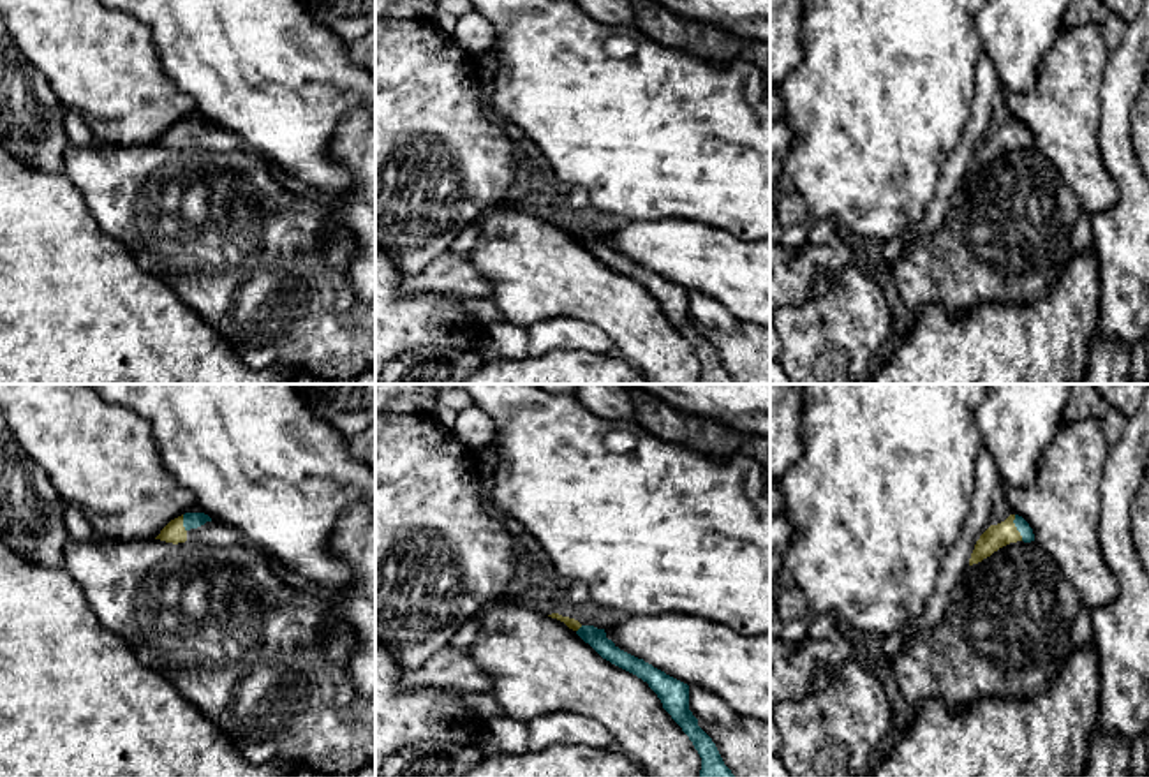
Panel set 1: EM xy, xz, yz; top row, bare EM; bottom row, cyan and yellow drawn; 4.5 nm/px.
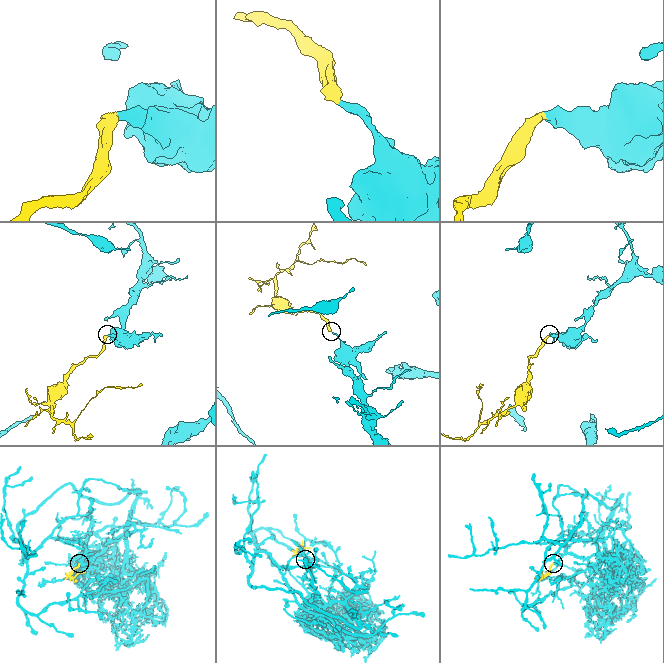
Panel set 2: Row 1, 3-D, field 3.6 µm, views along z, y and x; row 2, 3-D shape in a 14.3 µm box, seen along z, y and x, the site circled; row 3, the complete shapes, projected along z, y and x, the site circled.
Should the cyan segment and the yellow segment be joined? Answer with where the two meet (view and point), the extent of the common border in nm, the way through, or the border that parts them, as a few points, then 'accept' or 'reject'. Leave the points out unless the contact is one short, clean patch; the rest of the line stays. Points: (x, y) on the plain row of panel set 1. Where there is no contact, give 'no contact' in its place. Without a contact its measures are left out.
meets cyan in yz at (1015, 131); contact 130 nm long; runs through yz (1021, 129), (1015, 131), (996, 141); accept

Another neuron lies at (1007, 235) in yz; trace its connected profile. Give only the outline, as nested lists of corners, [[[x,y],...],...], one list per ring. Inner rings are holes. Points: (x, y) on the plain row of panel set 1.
[[[1036,146],[1010,148],[969,171],[952,194],[943,224],[904,247],[892,263],[895,289],[916,314],[932,303],[966,314],[989,301],[1038,301],[1073,257],[1071,233],[1080,210],[1077,194],[1047,155]]]

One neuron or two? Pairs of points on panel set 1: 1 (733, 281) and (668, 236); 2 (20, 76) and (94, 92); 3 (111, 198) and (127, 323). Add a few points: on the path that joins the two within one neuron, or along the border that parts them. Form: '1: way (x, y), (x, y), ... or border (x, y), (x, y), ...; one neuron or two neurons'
1: way (718, 265), (700, 261), (693, 254), (684, 252); one neuron
2: border (22, 51), (66, 108); two neurons
3: border (88, 208), (97, 224), (143, 270); two neurons

